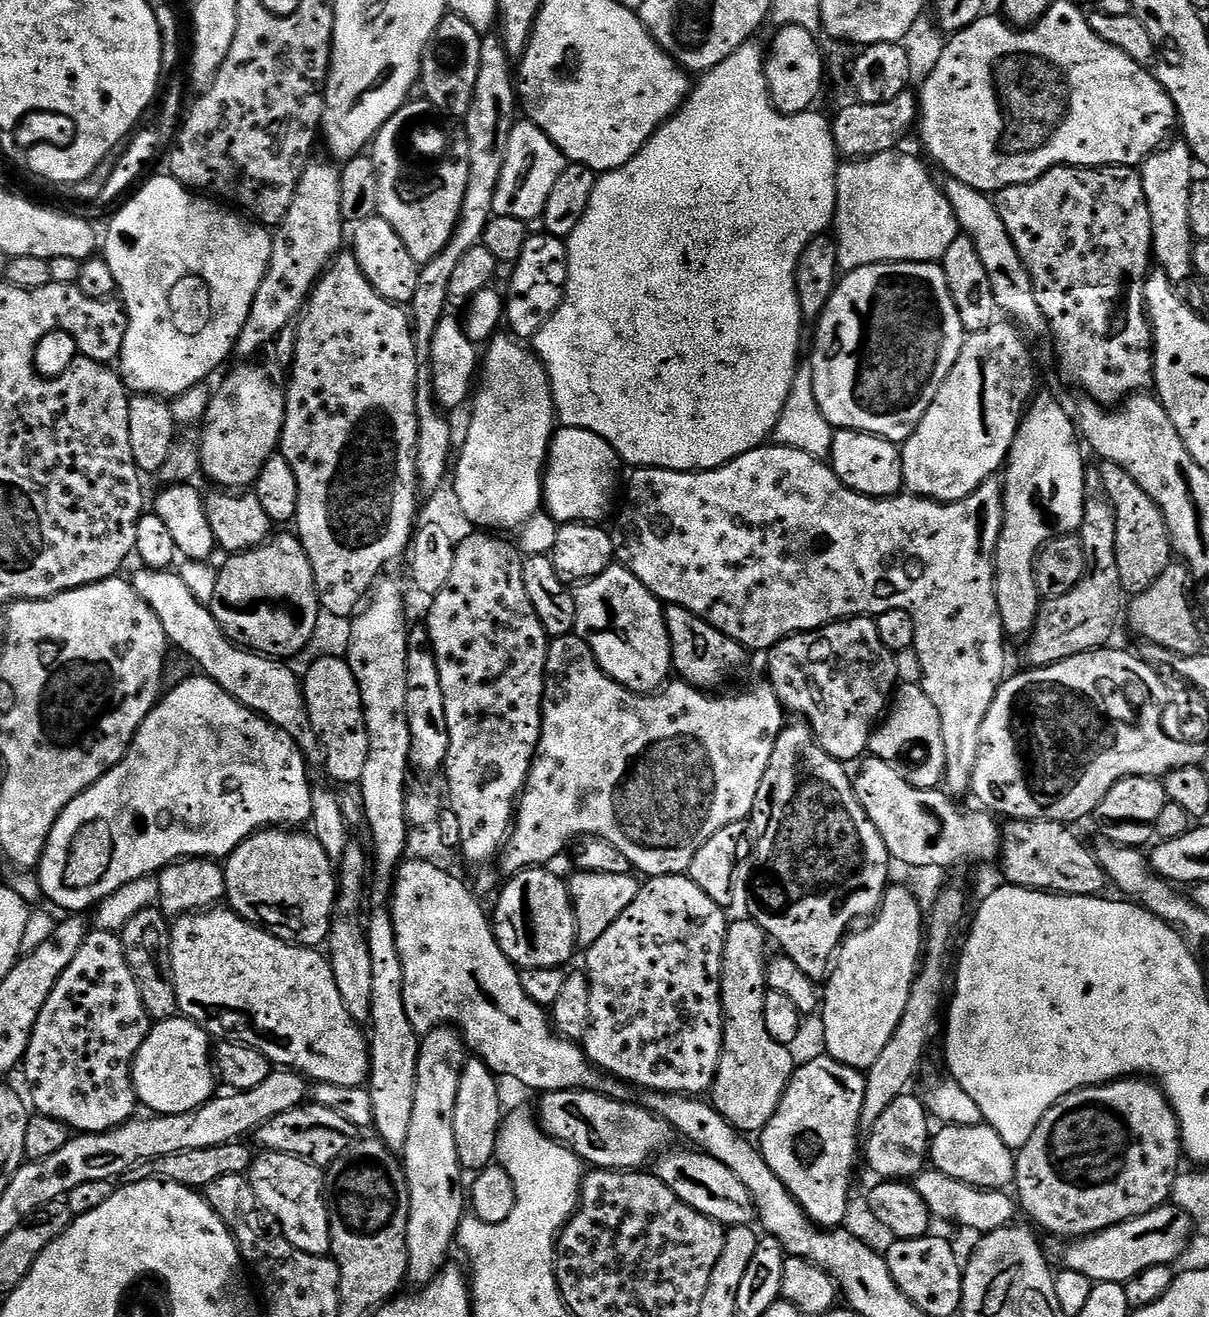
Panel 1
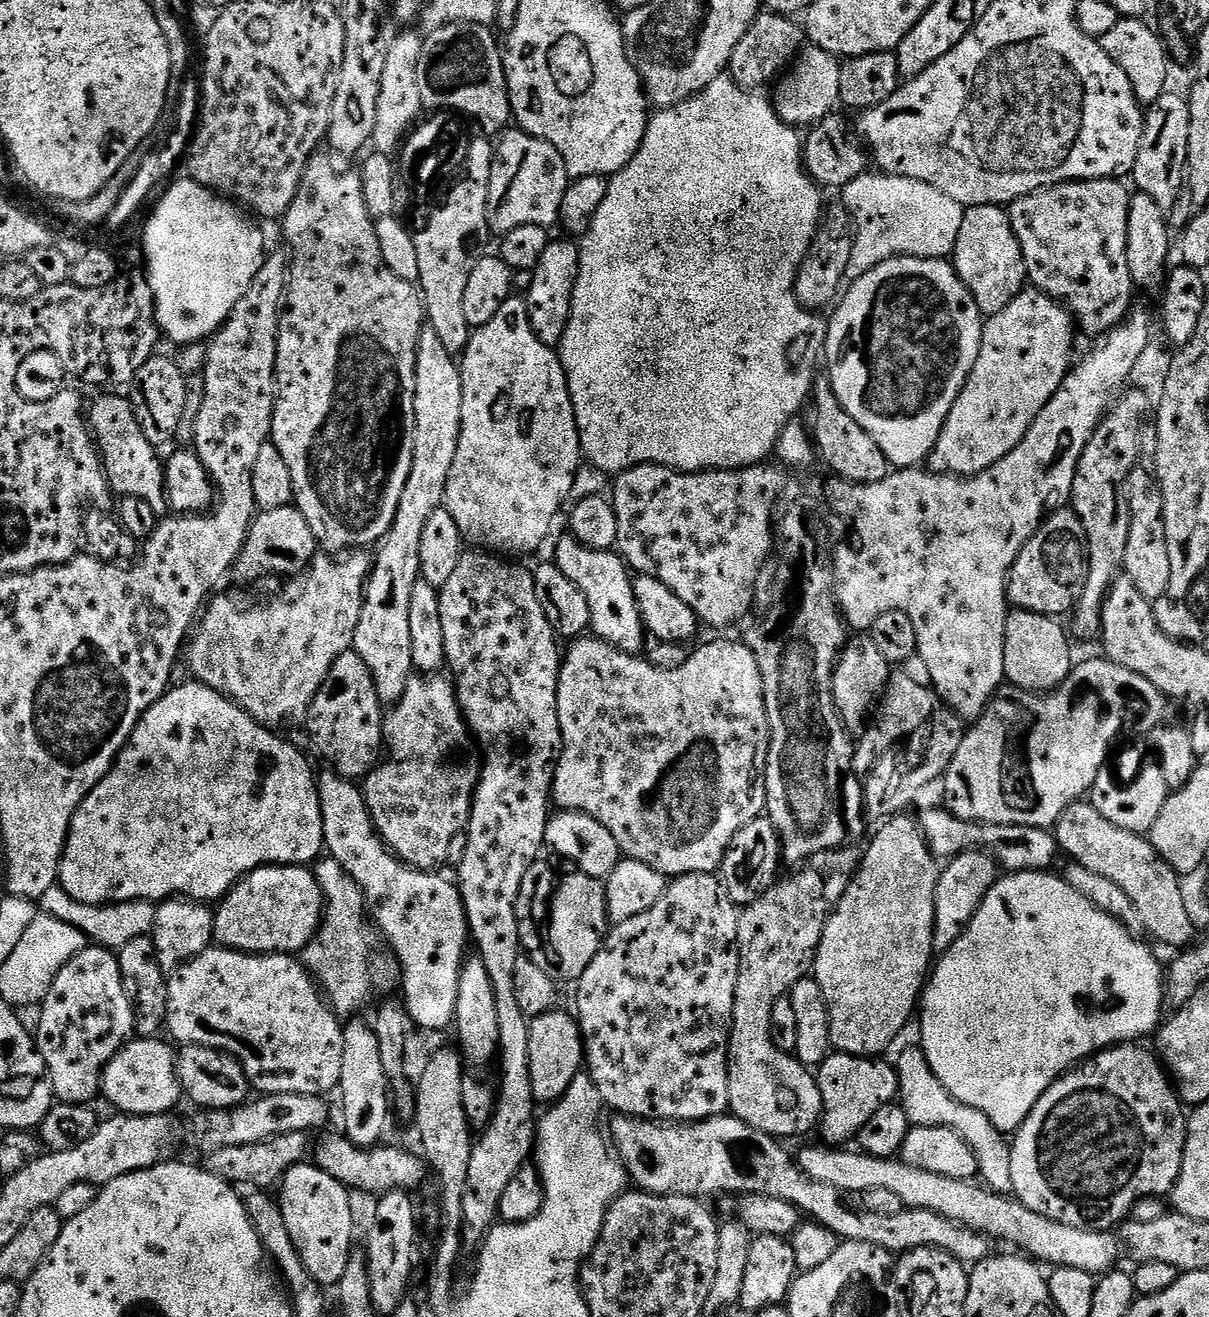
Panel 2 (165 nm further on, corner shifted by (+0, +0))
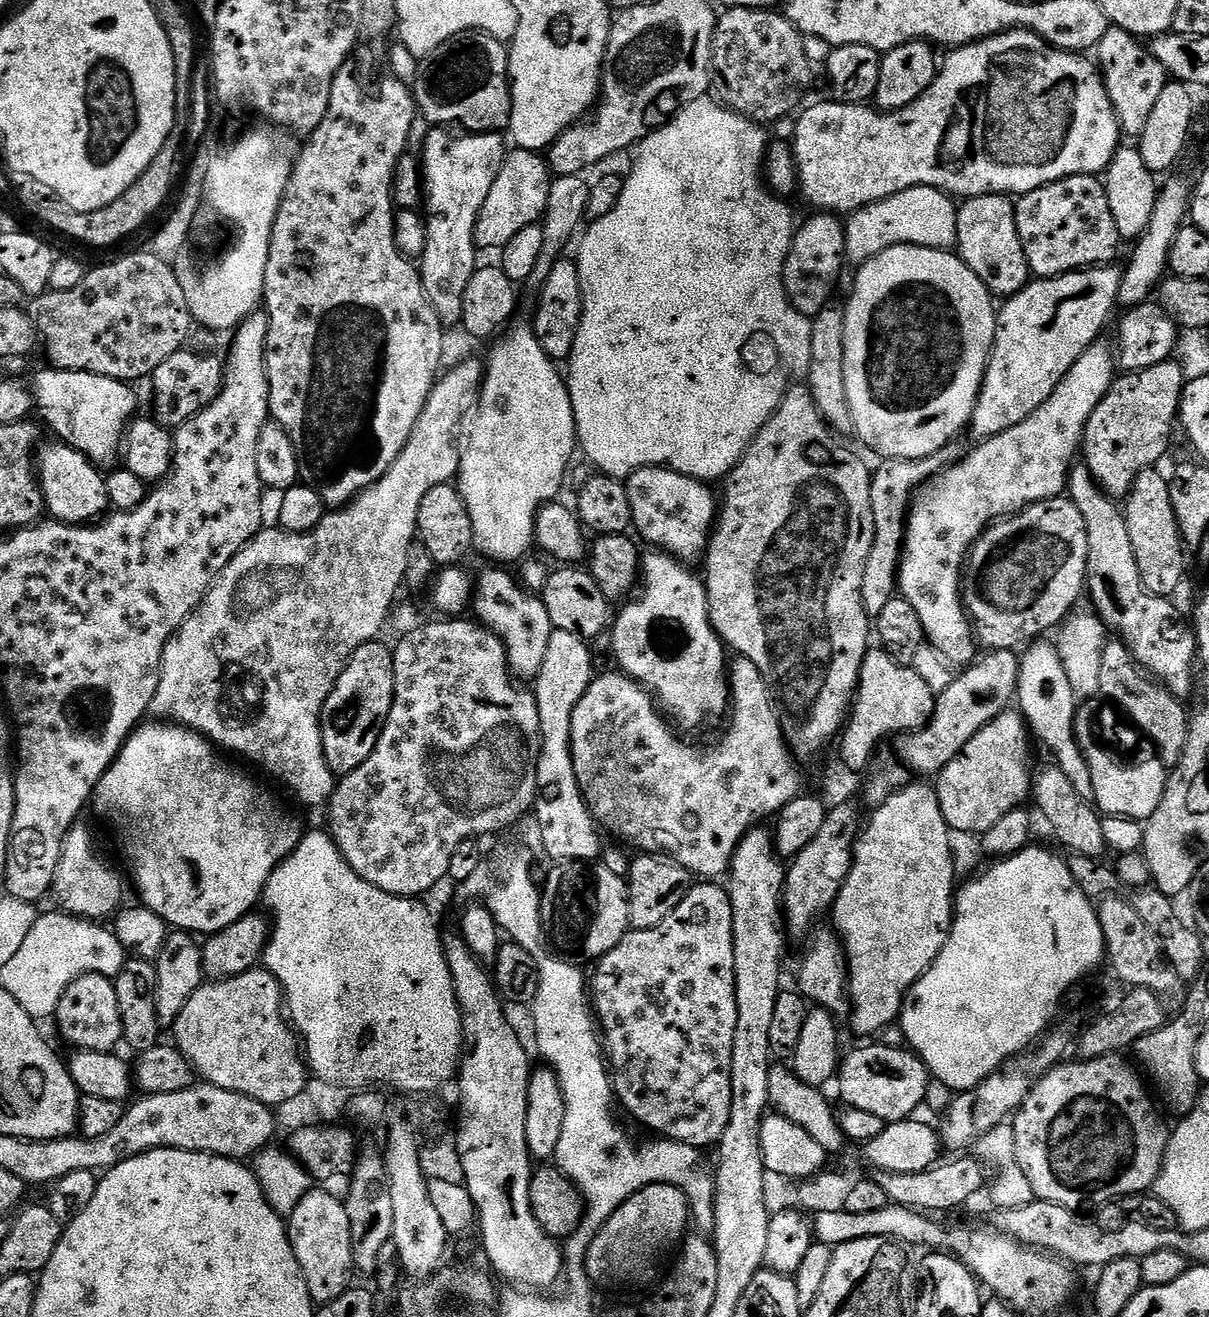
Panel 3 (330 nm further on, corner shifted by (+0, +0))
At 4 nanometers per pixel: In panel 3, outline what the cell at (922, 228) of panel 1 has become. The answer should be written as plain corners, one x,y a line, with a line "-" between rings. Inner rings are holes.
911,188
851,213
847,217
844,233
844,254
847,263
853,266
865,264
882,250
899,244
951,249
958,234
957,207
957,201
947,192
939,192
936,188

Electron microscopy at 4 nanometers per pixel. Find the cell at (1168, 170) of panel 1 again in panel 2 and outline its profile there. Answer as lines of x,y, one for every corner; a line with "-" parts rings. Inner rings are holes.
1175,90
1164,92
1153,104
1147,105
1144,114
1144,125
1142,126
1142,142
1138,142
1138,156
1134,158
1134,166
1130,173
1135,191
1142,194
1150,194
1154,202
1165,210
1176,207
1176,198
1180,186
1184,182
1184,163
1186,162
1186,142
1190,142
1190,106
1188,96
1179,96

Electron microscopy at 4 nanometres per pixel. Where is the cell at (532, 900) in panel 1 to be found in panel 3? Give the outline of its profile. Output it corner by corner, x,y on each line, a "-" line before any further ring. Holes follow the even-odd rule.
560,862
555,867
556,869
549,874
548,881
545,884
543,881
542,895
540,897
540,917
542,918
542,926
544,927
544,939
561,957
567,958
569,961
599,961
600,957
605,956
610,950
614,950
614,946
618,946
618,942
622,942
622,938
627,936
630,931
630,902
628,901
628,885
625,877
614,874
614,870
607,868
603,862

